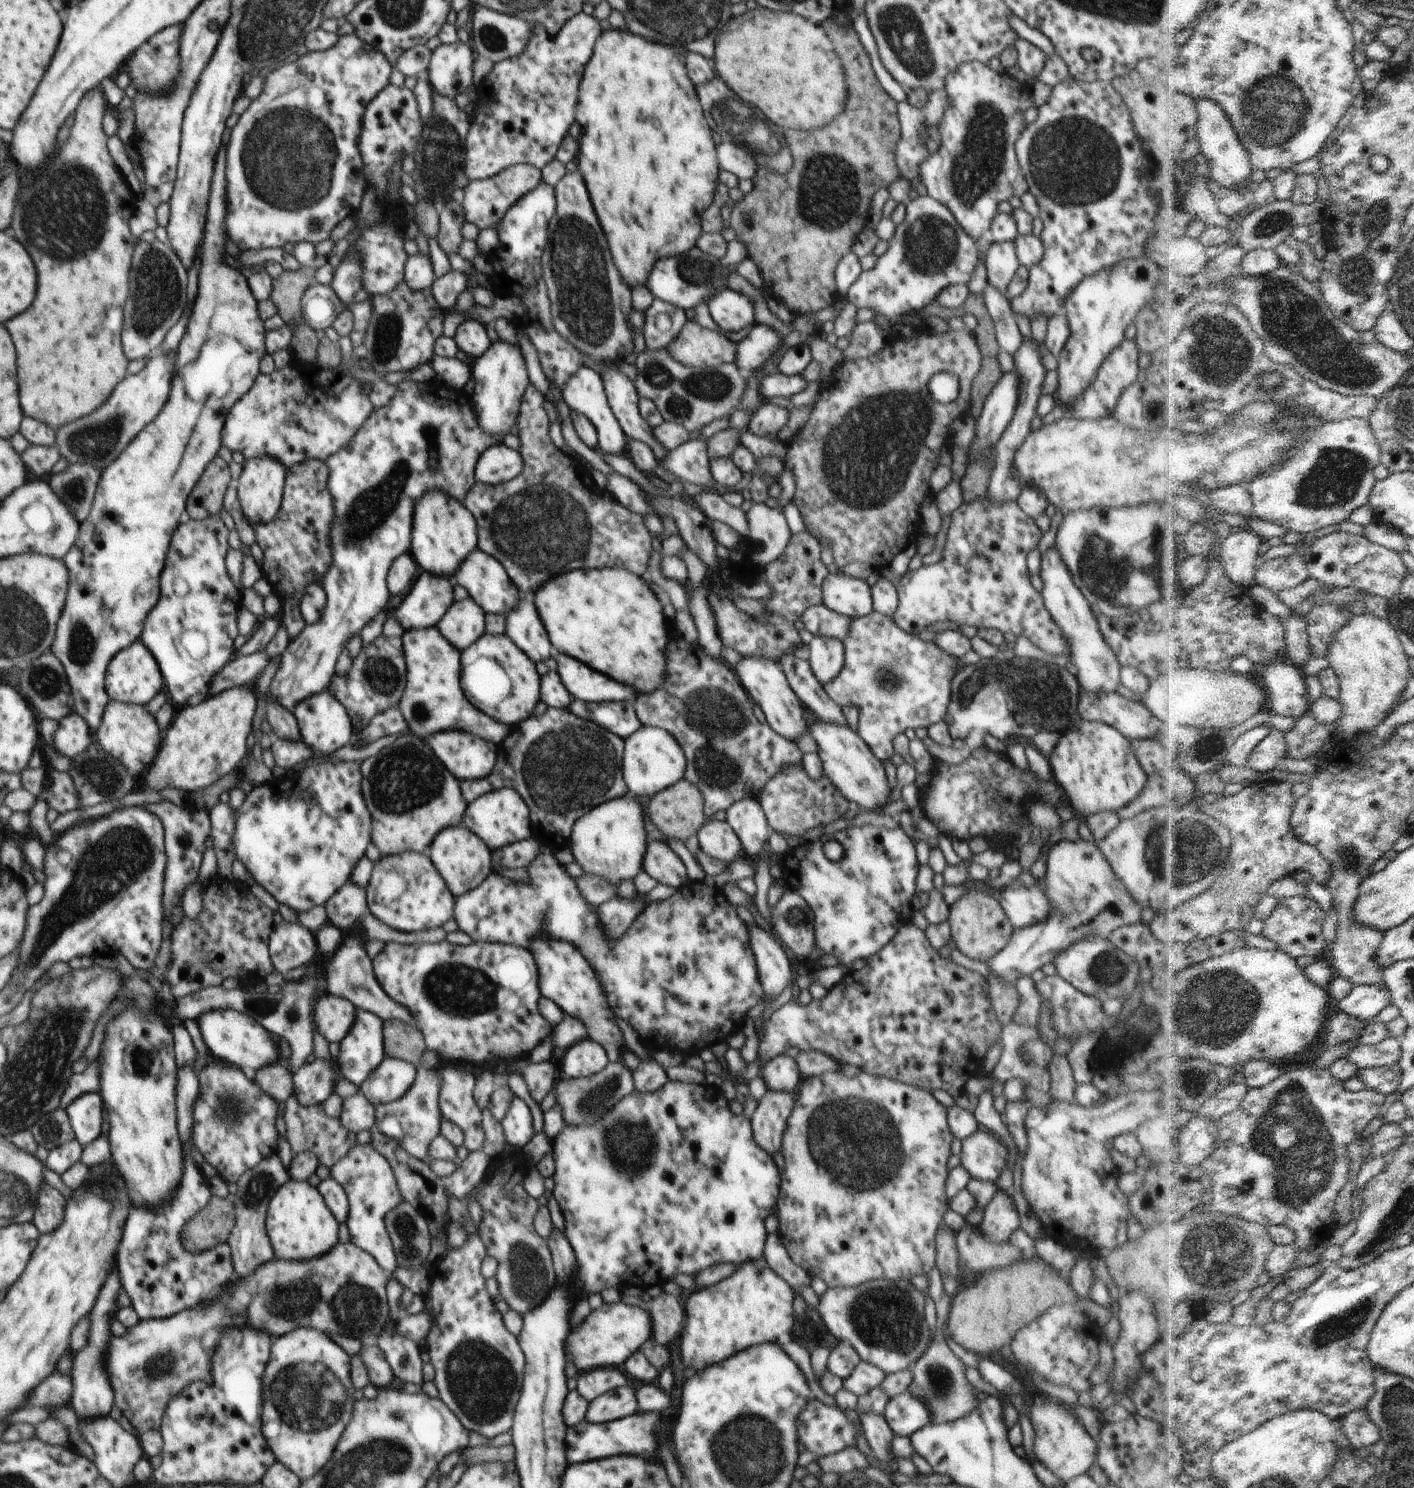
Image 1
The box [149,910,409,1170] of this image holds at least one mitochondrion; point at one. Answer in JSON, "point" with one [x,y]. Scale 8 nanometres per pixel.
{"point":[231,1103]}

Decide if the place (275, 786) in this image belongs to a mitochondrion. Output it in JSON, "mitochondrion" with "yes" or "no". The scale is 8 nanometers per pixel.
{"mitochondrion":"no"}

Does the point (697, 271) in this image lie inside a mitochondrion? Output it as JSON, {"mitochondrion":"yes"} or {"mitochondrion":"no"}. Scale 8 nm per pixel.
{"mitochondrion":"yes"}

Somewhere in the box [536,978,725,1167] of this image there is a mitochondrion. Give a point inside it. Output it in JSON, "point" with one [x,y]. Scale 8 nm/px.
{"point":[590,1106]}

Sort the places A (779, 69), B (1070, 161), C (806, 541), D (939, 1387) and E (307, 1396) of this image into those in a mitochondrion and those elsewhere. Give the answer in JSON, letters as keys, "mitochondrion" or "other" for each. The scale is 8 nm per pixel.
{"A":"other","B":"mitochondrion","C":"other","D":"mitochondrion","E":"mitochondrion"}

